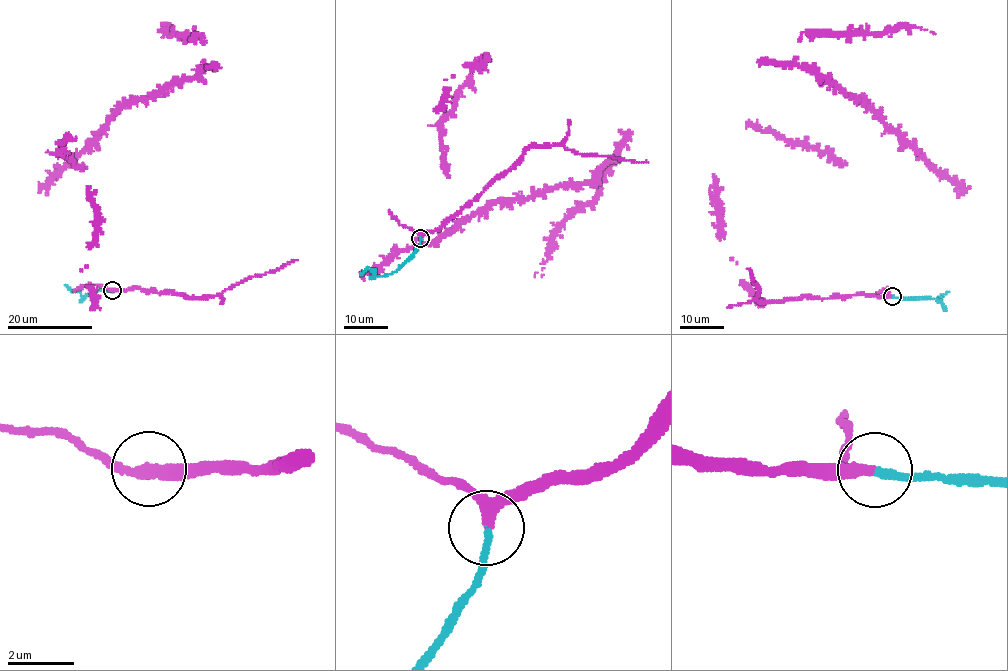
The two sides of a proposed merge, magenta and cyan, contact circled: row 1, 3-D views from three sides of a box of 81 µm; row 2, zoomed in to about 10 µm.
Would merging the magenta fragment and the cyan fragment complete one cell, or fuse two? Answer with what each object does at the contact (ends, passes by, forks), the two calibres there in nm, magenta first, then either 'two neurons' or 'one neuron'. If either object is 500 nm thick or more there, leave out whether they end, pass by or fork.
magenta passes by | cyan ends | 280/240 nm | one neuron

